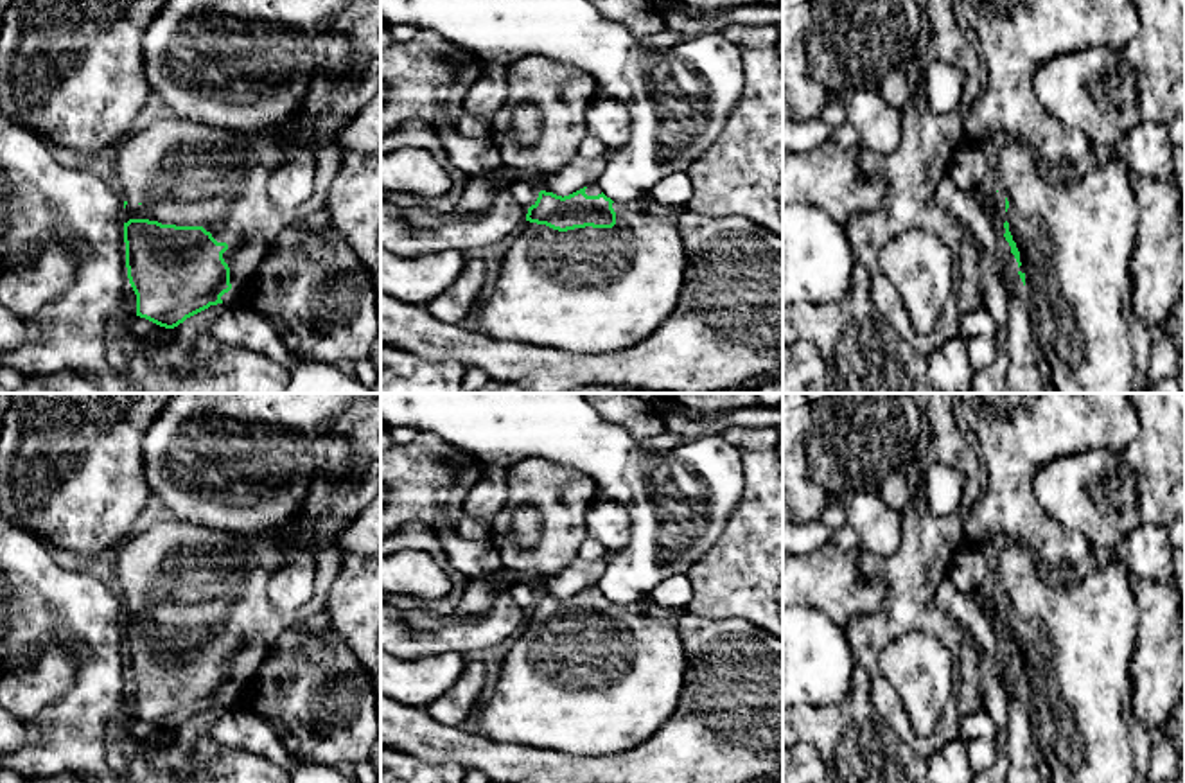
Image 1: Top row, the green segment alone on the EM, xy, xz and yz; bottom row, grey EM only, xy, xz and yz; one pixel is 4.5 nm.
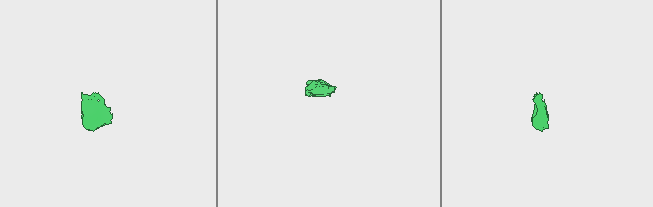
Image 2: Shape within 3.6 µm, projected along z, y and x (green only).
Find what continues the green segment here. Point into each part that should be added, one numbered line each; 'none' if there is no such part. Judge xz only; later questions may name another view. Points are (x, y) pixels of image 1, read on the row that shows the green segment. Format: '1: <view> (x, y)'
1: xz (589, 290)

